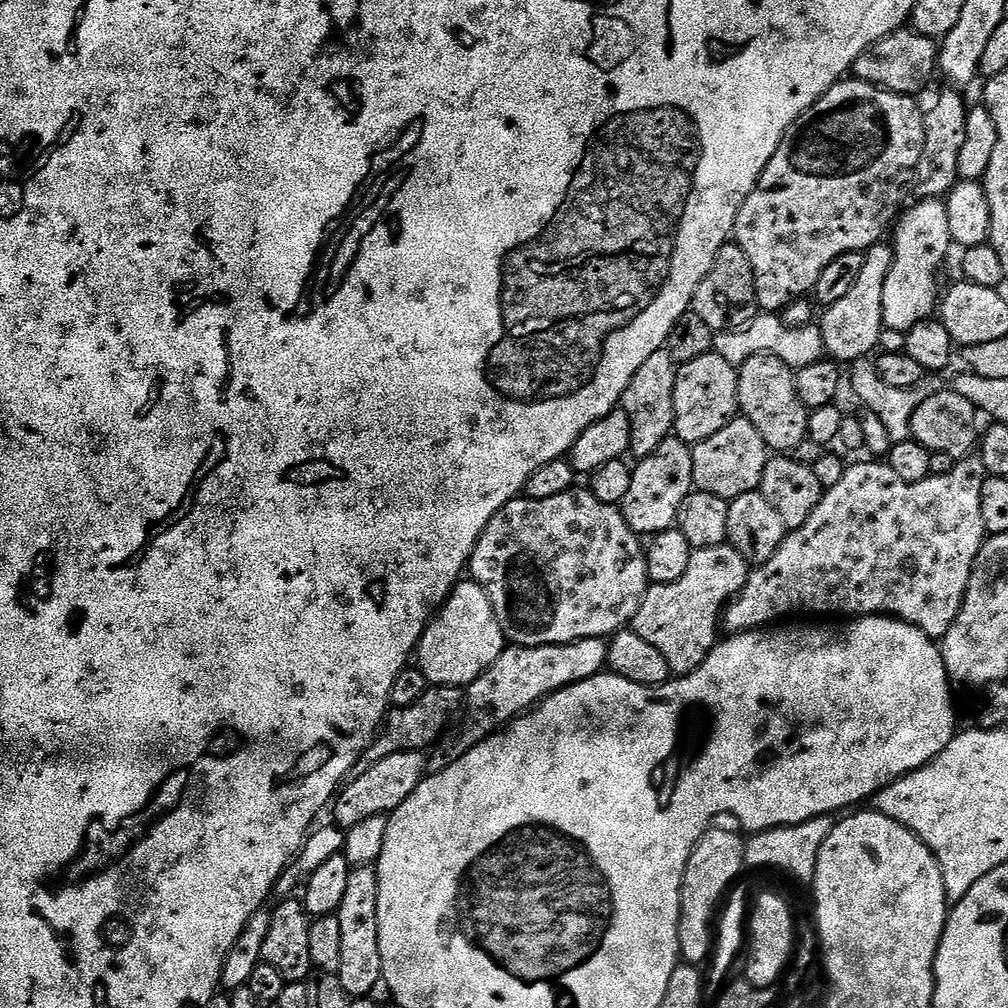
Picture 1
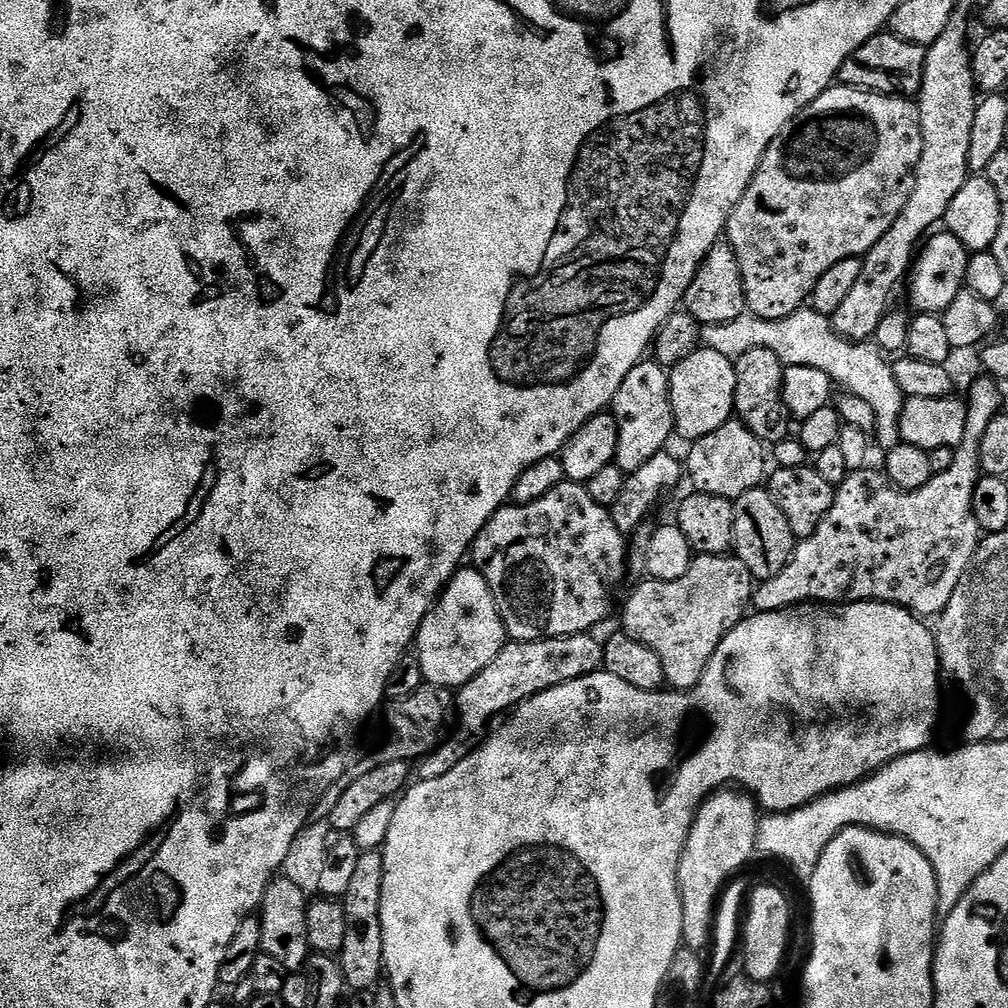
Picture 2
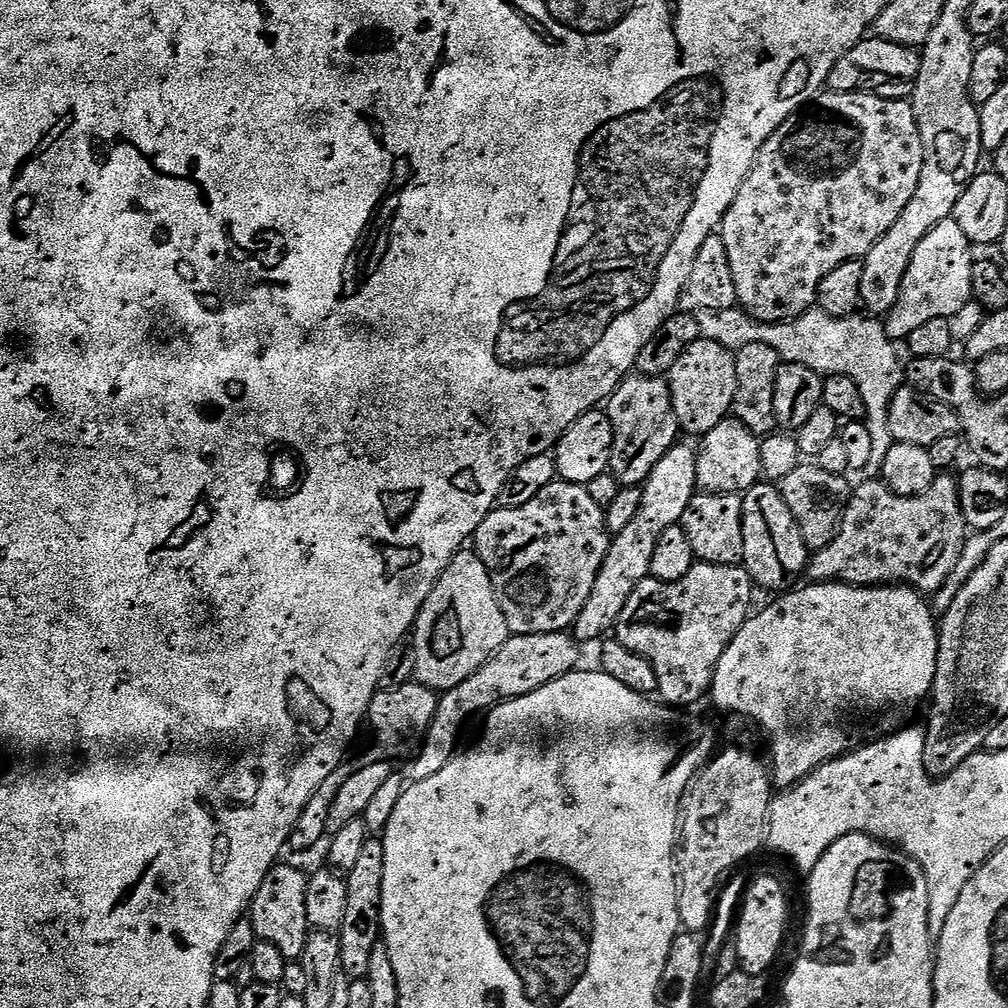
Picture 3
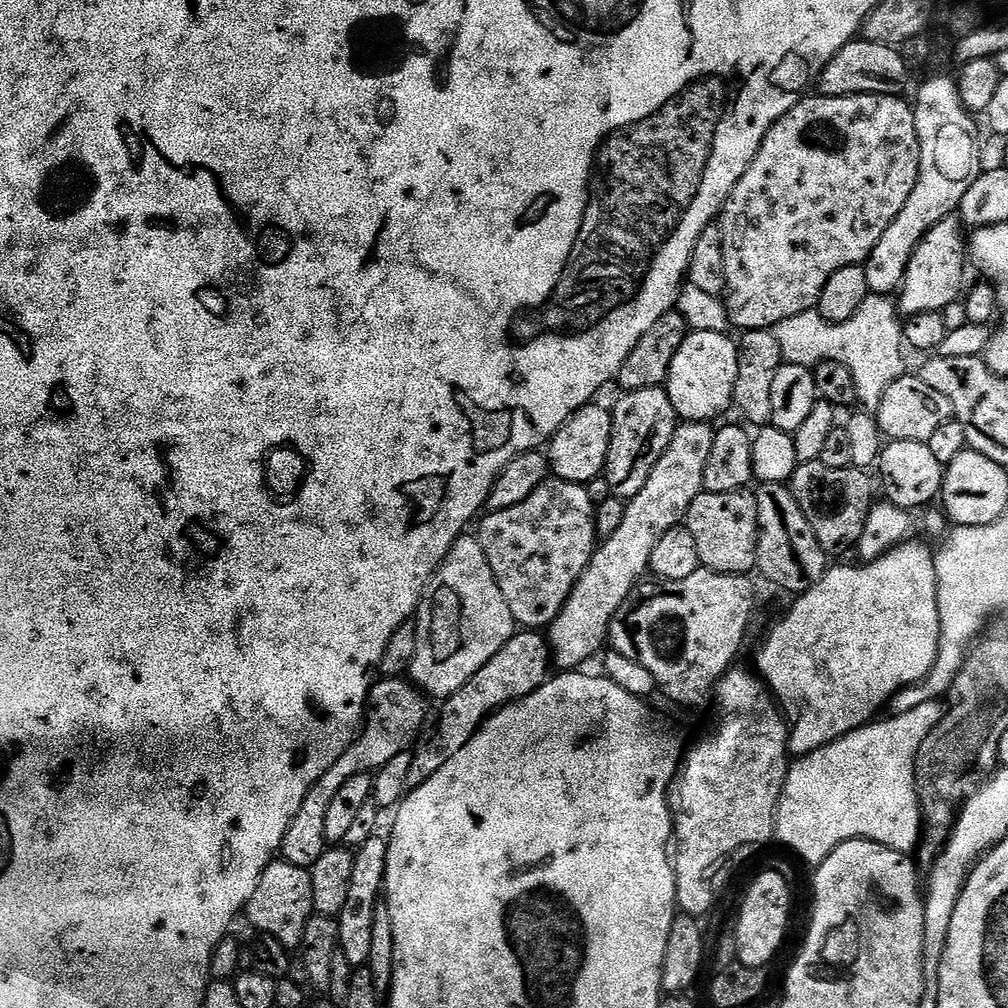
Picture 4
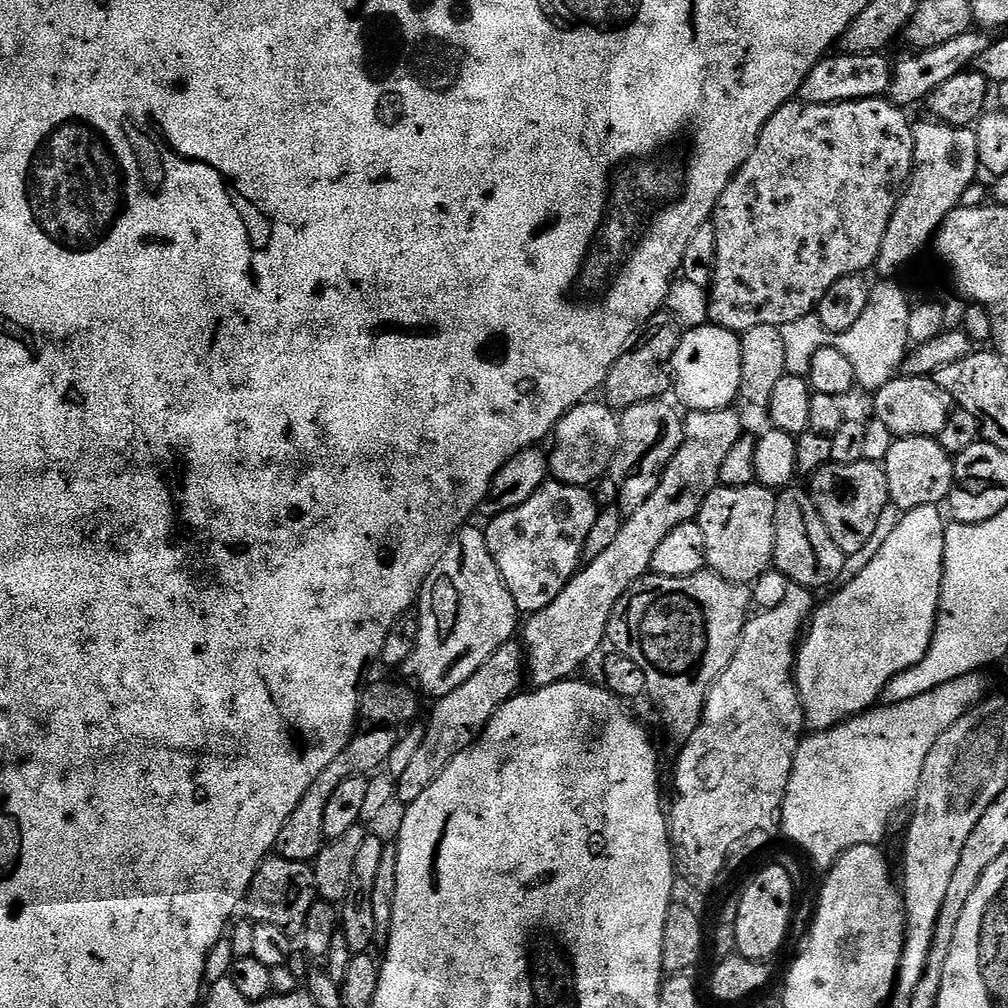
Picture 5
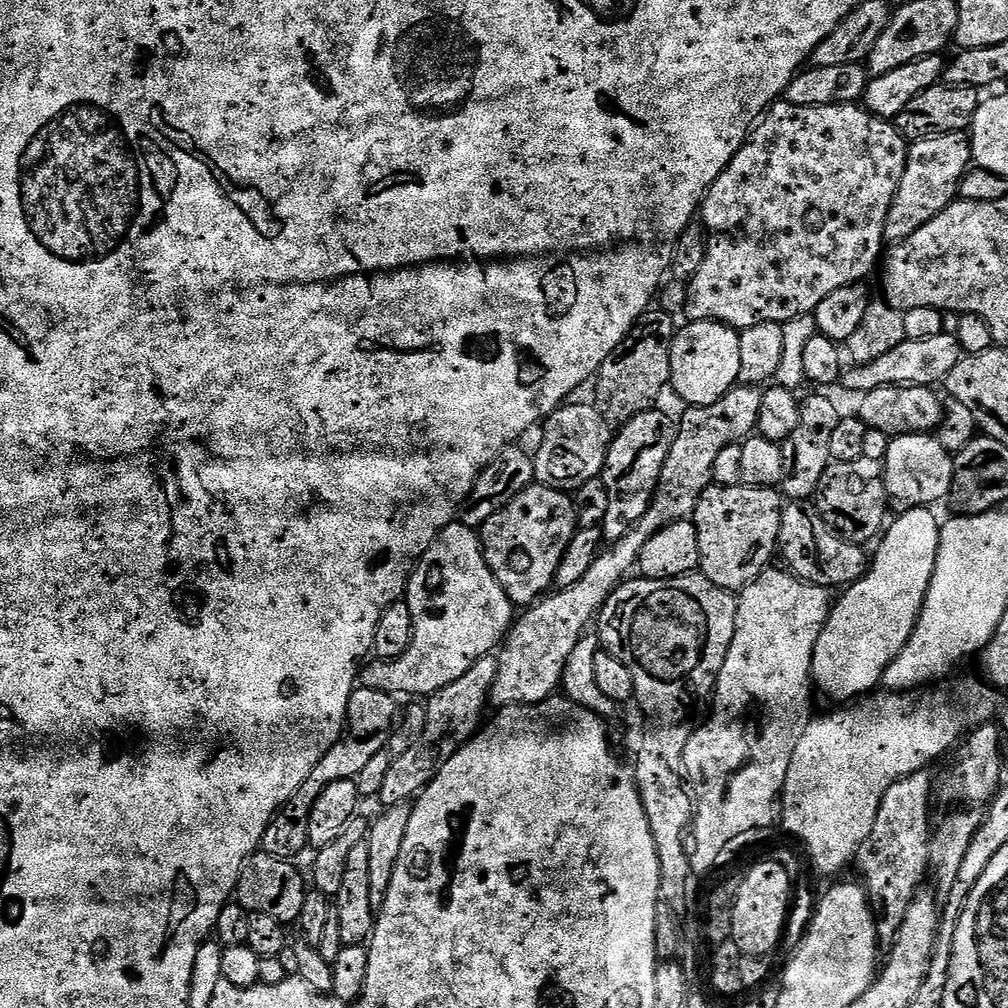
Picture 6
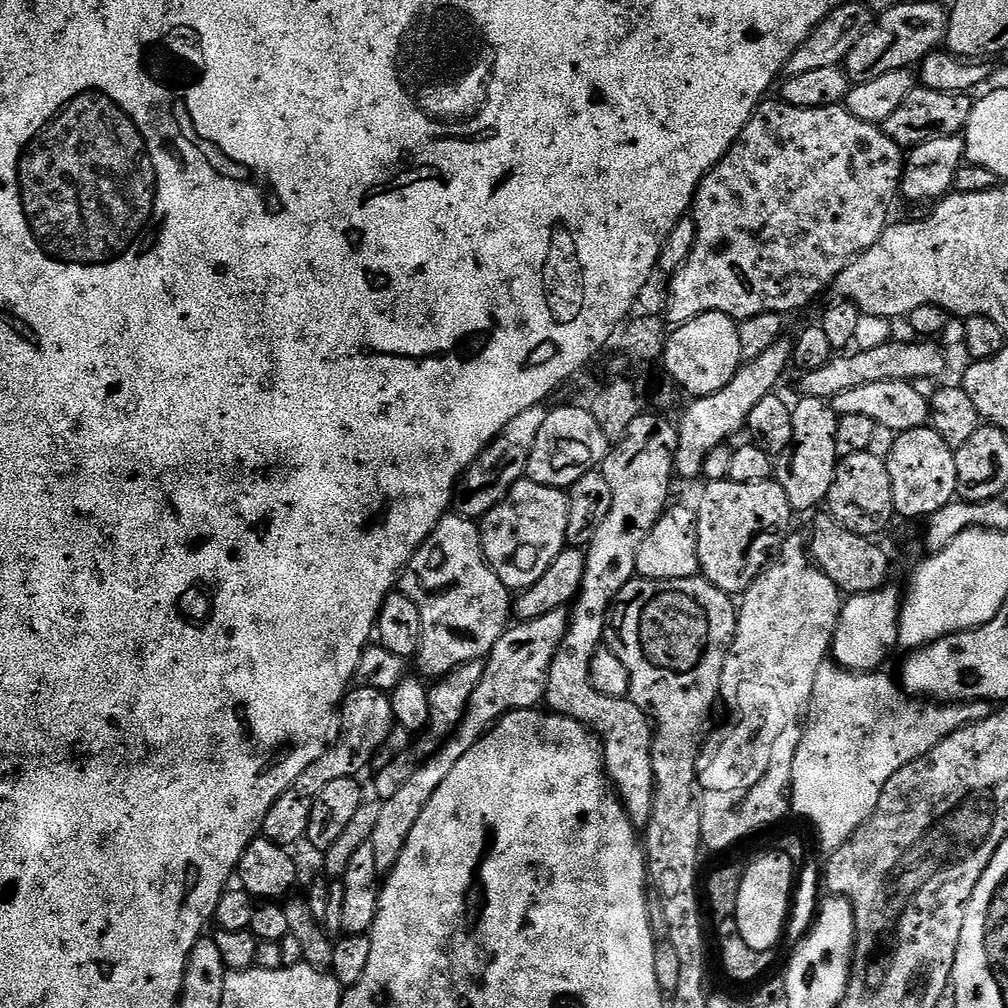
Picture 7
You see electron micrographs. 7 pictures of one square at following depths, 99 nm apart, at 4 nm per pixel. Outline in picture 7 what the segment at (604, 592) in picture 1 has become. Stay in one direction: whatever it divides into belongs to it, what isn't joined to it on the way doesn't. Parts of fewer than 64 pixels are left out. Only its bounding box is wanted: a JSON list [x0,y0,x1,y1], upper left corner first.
[478,478,568,590]

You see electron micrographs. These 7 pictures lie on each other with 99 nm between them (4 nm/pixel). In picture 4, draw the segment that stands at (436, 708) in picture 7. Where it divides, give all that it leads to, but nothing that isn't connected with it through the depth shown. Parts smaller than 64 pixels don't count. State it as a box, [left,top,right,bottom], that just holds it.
[409,630,554,789]

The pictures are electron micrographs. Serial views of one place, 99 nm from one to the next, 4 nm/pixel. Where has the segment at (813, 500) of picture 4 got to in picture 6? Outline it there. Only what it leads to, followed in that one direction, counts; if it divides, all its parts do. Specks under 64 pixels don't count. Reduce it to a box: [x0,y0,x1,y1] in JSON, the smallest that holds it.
[814,456,890,546]

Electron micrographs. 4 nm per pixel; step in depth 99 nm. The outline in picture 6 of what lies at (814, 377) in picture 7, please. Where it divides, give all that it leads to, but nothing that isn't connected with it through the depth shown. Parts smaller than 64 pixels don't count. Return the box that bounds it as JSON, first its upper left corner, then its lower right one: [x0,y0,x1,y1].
[842,332,961,394]

